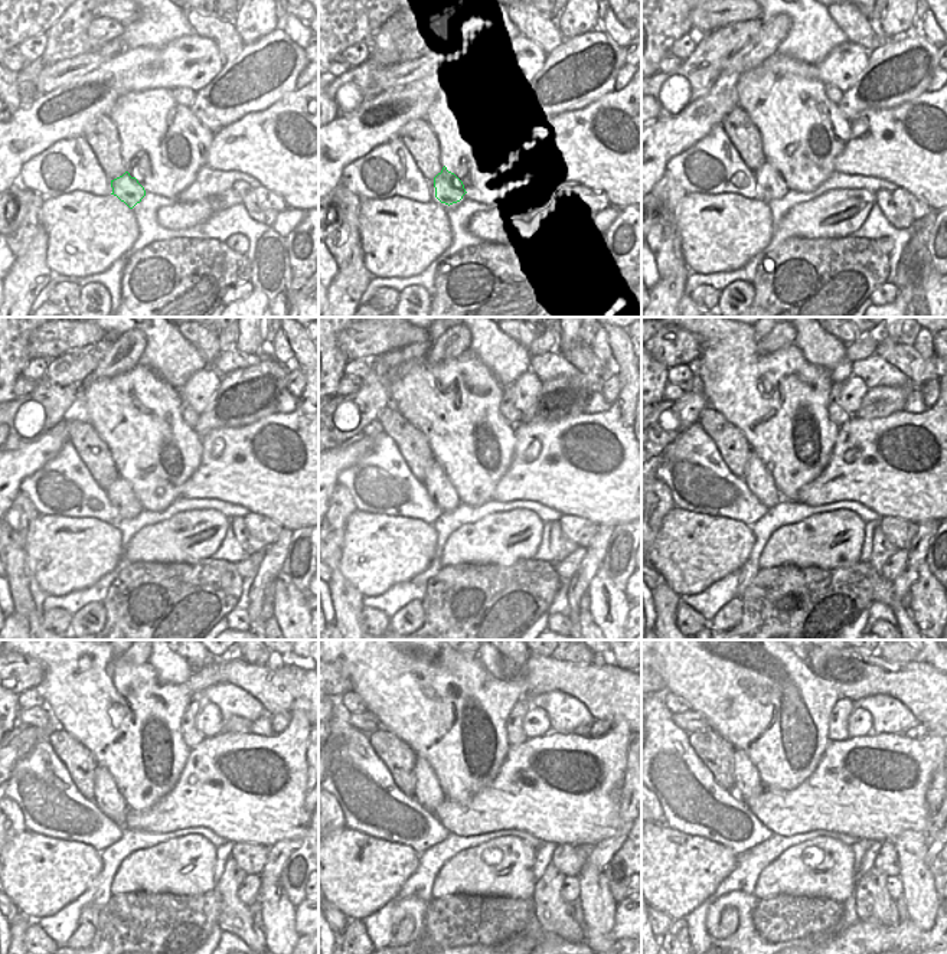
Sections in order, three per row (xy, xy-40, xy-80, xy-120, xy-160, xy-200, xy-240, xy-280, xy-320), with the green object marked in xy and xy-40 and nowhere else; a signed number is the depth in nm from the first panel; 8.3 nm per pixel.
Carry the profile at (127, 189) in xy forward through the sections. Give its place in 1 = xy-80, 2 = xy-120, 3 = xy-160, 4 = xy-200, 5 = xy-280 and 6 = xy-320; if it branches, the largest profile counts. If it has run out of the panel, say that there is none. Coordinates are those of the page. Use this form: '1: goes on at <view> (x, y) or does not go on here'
1: goes on at xy-80 (771, 186)
2: goes on at xy-120 (120, 493)
3: goes on at xy-160 (440, 489)
4: goes on at xy-200 (758, 480)
5: goes on at xy-280 (428, 793)
6: goes on at xy-320 (747, 783)

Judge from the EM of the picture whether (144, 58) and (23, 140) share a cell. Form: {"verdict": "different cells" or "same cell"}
{"verdict": "same cell"}

